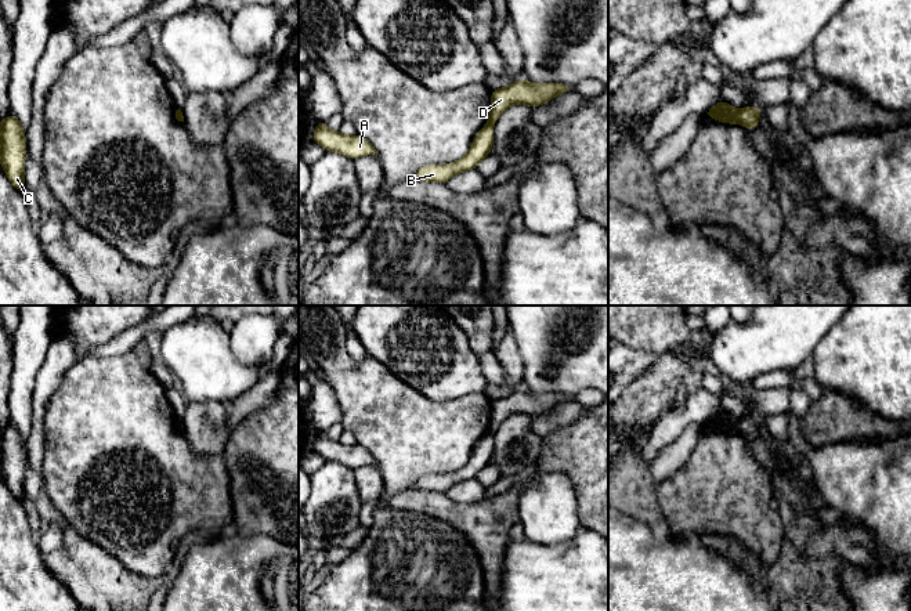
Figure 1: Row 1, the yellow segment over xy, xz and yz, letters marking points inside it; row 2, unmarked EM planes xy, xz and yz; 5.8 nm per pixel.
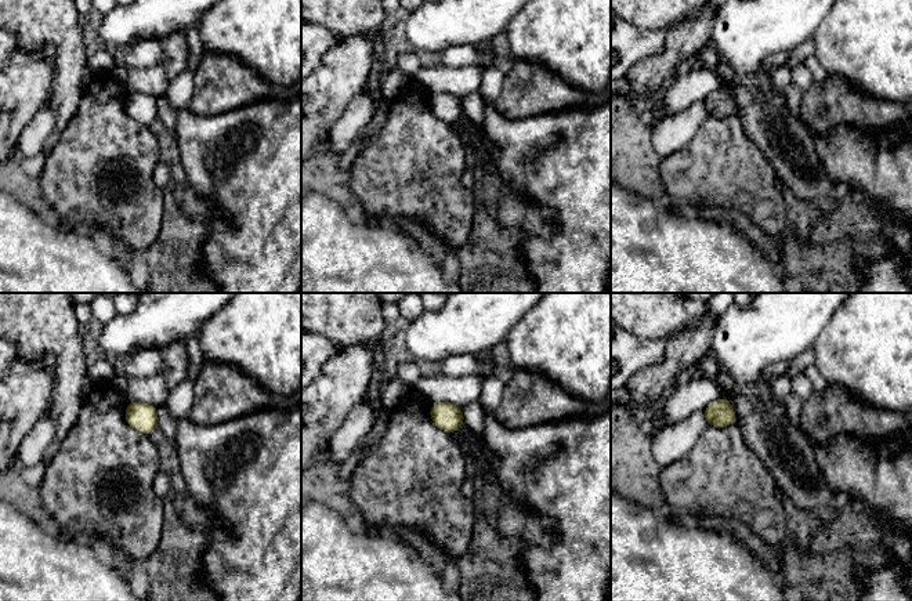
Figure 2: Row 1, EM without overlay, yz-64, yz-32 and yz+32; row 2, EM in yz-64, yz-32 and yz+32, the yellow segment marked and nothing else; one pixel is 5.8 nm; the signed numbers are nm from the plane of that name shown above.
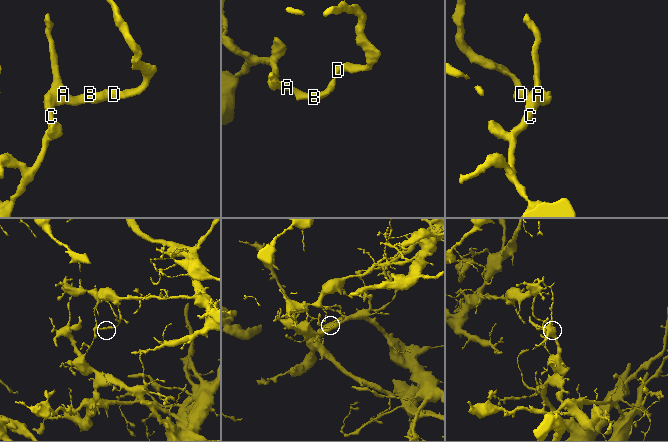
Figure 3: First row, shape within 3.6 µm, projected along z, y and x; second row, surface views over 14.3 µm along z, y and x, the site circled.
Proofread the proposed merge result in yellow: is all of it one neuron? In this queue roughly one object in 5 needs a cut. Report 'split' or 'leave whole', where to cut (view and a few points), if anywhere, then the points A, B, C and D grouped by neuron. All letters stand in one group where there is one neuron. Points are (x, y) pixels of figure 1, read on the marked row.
split; cut in yz along (736, 112), (737, 120); A B C / D

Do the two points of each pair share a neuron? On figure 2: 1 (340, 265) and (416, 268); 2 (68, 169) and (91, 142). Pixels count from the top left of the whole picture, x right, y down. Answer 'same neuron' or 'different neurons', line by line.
1: same neuron
2: same neuron

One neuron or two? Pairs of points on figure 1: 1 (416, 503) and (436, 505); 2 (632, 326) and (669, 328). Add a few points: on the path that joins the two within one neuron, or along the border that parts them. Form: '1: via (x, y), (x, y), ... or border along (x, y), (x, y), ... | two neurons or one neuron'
1: via (420, 503), (431, 503) | one neuron
2: via (642, 326), (660, 326) | one neuron

